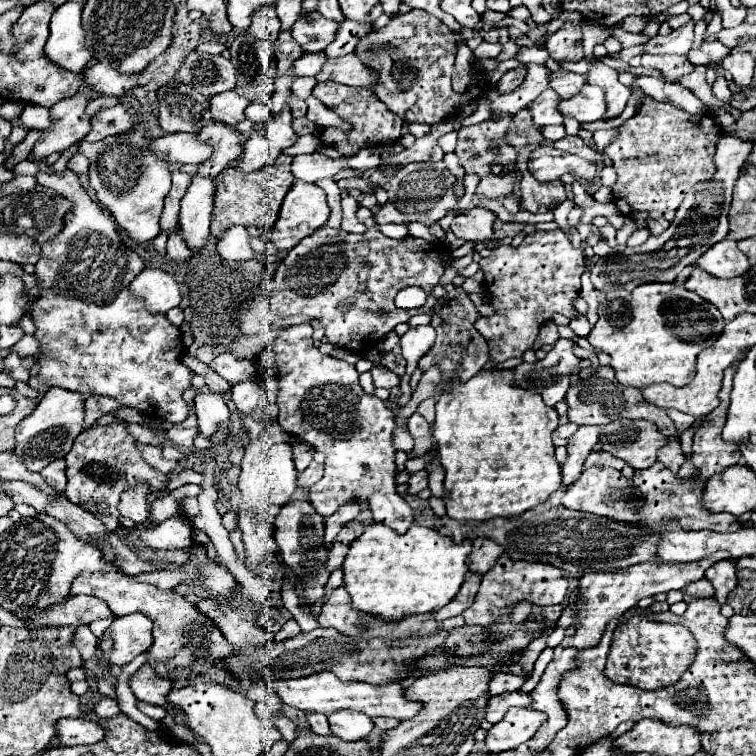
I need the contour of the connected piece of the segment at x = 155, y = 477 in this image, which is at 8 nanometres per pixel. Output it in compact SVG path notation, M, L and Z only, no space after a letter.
M113 423L113 425L93 425L89 431L83 431L75 443L73 449L65 457L67 461L67 487L65 487L65 497L71 503L81 505L85 511L93 513L97 519L103 521L107 531L117 529L117 503L119 495L137 485L139 481L147 481L151 493L153 491L165 491L167 485L167 475L155 471L149 467L141 453L135 447L135 439L129 435L129 431L123 427L123 423Z

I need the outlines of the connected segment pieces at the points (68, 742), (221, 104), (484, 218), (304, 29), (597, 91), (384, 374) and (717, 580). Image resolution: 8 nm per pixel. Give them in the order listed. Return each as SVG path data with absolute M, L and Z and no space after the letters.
M59 719L55 731L63 747L91 745L101 741L105 733L97 721L87 721L87 719Z
M231 89L225 93L213 95L209 109L213 113L213 119L217 119L225 125L237 125L239 121L245 119L245 109L249 103L251 101L247 101L245 97L237 95L235 89Z
M475 207L455 215L455 219L451 221L451 231L463 241L483 243L493 237L493 221L495 215L491 211Z
M311 13L295 21L295 25L291 27L291 35L301 45L303 53L317 53L323 51L335 39L337 29L339 23L333 23L323 15Z
M585 83L585 87L577 95L561 101L557 109L561 115L573 117L579 123L597 121L605 113L605 93L601 91L601 87Z
M373 365L371 369L371 377L373 377L373 385L375 387L385 387L385 389L393 389L399 385L397 375L393 375L393 371L381 367L381 365Z
M719 561L719 563L711 565L705 571L705 579L711 581L711 585L715 589L715 599L723 605L727 599L727 593L731 589L735 589L735 585L737 585L735 563L733 561Z

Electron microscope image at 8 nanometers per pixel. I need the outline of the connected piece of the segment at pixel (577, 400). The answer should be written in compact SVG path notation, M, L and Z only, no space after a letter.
M597 365L591 371L591 377L579 379L577 383L571 383L563 401L569 407L567 417L575 425L607 425L613 419L621 419L621 417L645 419L645 421L651 421L665 437L679 439L679 431L675 429L675 423L669 419L669 415L657 407L645 407L645 403L641 403L641 389L623 387L621 383L617 383L615 371L609 365Z

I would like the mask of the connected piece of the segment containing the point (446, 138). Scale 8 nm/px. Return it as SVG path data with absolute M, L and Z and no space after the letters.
M455 131L447 133L446 135L443 135L439 139L439 145L444 153L453 152L456 148L456 144L457 144L457 132Z

